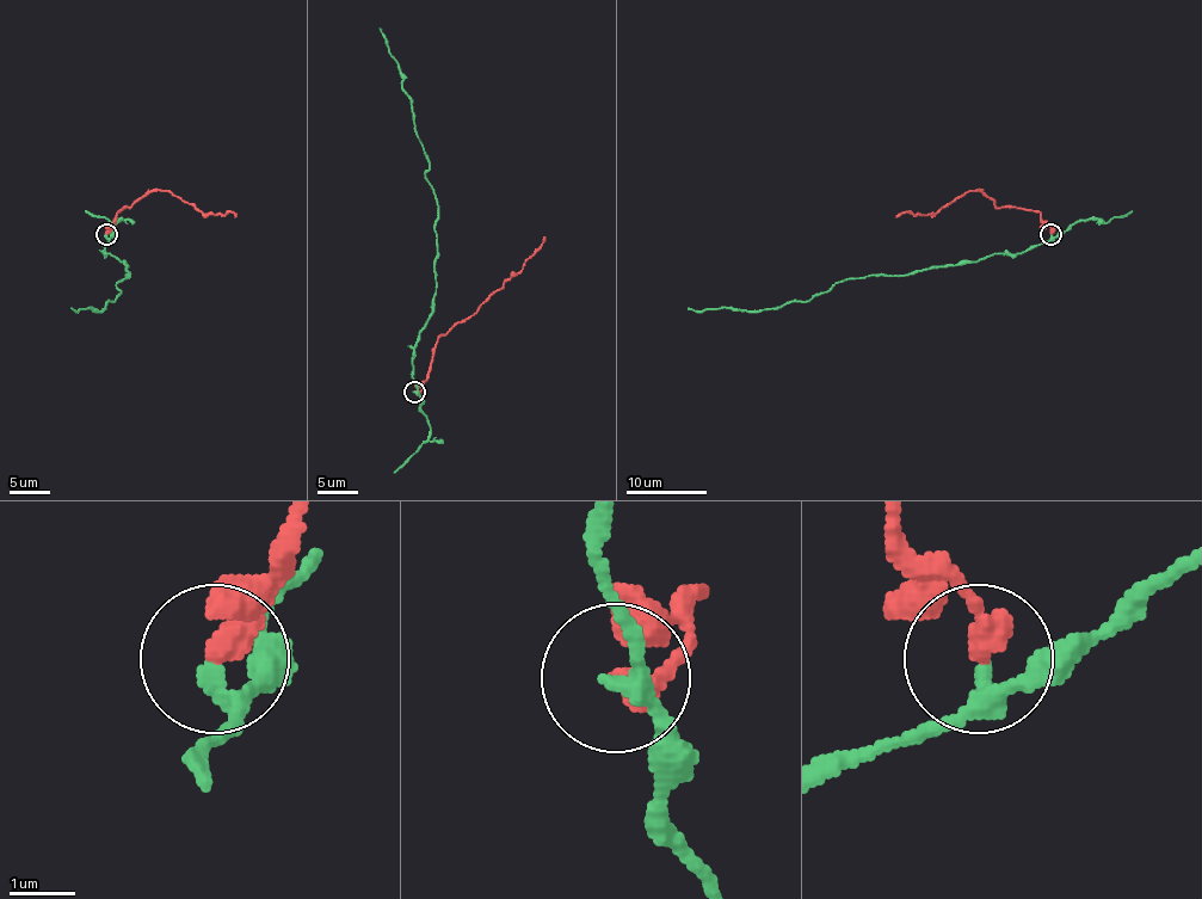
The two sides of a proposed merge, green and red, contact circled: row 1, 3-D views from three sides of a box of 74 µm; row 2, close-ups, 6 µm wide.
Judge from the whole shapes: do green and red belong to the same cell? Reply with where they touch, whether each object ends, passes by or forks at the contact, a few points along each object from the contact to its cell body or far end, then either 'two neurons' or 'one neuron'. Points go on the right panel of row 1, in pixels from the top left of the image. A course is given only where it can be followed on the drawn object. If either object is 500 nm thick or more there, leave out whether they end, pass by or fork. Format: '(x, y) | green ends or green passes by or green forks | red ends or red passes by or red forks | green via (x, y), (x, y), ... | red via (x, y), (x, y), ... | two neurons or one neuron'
(1051, 234) | green passes by | red ends | green via (1051, 234), (1048, 240), (1022, 252), (992, 254), (978, 263), (844, 278), (807, 301), (757, 311), (688, 307) | red via (1051, 234), (1039, 211), (999, 208), (979, 190), (966, 191), (935, 214), (902, 211), (897, 216) | two neurons

